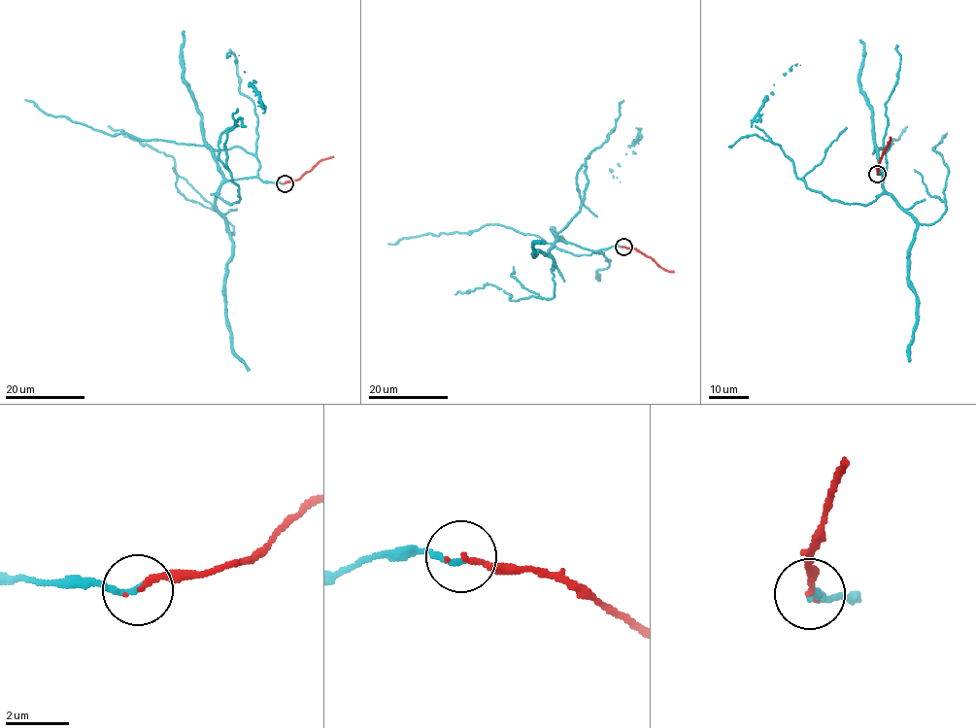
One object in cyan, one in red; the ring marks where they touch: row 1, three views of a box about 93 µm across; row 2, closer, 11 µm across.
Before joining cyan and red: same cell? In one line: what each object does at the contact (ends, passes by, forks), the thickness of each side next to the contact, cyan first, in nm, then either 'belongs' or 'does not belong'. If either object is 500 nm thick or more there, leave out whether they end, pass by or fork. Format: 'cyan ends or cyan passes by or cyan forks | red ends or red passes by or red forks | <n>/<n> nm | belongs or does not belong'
cyan ends | red ends | 190/180 nm | belongs

